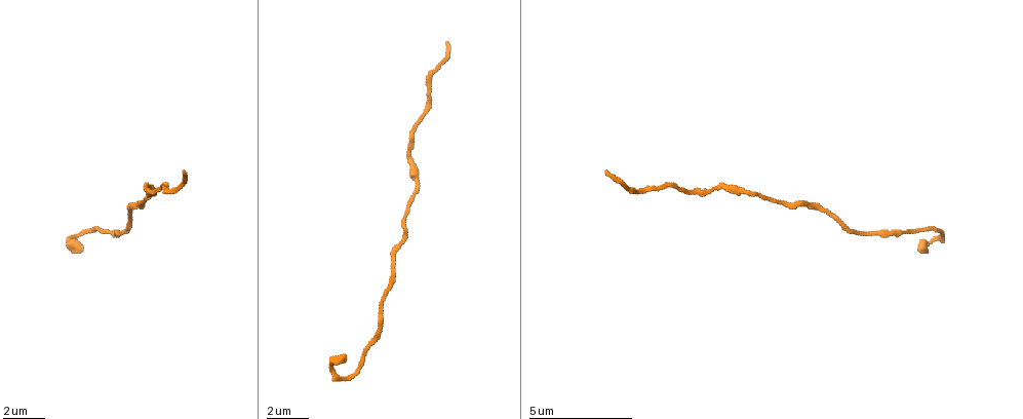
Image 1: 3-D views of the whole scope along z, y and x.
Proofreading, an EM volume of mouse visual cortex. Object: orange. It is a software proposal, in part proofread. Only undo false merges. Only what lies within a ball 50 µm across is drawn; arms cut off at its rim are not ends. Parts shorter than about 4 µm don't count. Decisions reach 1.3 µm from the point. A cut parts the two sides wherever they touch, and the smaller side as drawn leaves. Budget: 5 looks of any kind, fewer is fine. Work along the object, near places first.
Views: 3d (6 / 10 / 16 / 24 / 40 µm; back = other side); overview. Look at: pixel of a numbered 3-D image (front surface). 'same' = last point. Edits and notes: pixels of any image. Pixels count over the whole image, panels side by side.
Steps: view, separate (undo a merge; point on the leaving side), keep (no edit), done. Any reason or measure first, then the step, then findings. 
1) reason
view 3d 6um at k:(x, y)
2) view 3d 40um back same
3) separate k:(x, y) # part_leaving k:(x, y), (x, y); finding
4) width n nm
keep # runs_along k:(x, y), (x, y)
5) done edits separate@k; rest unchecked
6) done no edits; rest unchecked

thick turns thin
view 3d 16um at 1:(939, 230)

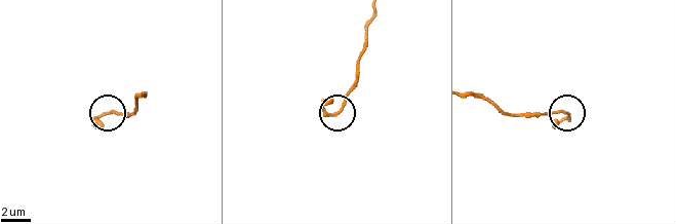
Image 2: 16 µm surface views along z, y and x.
view 3d 16um back same

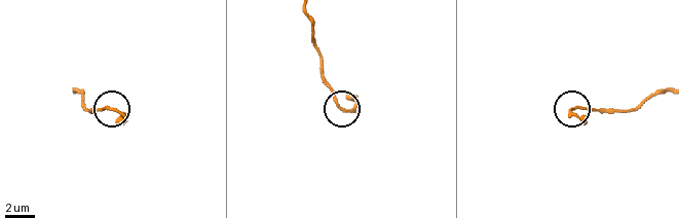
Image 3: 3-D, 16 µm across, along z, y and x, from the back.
keep # runs_along 3:(669, 91), (646, 97), (629, 109), (574, 109); continuous, no second cell

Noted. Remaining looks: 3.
view 3d 6um at 1:(406, 232)

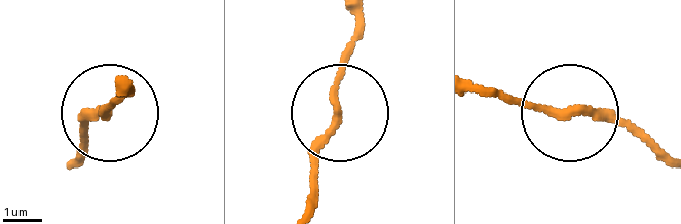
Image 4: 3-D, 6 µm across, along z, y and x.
width 200 nm
keep # runs_along 4:(339, 118), (313, 199); all the same cell

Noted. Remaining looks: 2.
view 3d 10um at 1:(411, 145)

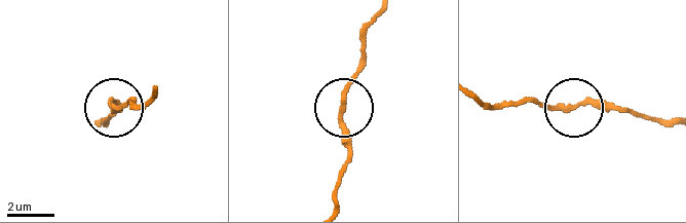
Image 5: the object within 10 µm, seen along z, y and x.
width 210 nm
keep # runs_along 5:(338, 206), (349, 154), (343, 89), (359, 66), (366, 33); one cell here

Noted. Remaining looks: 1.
done no edits; rest unchecked

